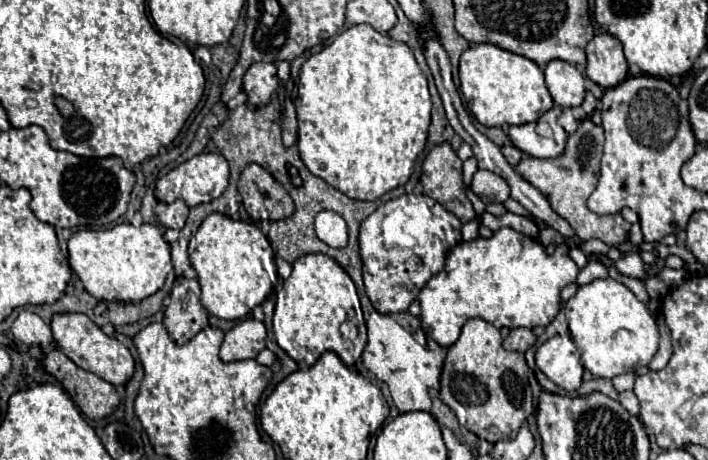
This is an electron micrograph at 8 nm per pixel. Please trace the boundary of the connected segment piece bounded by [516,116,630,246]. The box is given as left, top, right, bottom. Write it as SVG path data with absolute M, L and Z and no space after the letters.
M588 116L588 118L580 120L578 130L568 136L564 154L560 154L558 158L526 156L516 166L516 172L544 194L544 198L550 202L550 208L572 226L572 230L576 232L578 238L582 238L582 240L598 238L608 246L620 246L628 240L630 222L626 222L622 218L622 214L600 216L586 208L586 200L598 182L602 150L604 150L604 130L600 124L594 124L592 118Z

